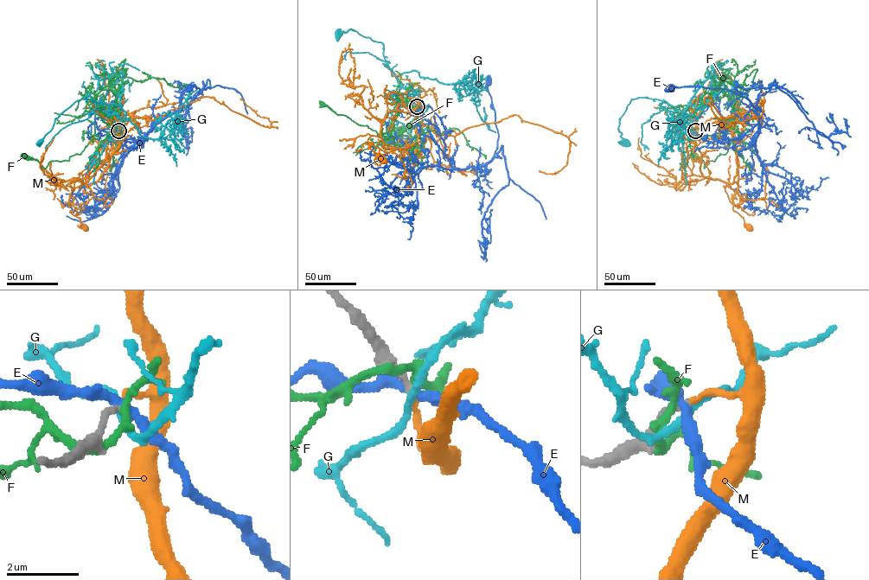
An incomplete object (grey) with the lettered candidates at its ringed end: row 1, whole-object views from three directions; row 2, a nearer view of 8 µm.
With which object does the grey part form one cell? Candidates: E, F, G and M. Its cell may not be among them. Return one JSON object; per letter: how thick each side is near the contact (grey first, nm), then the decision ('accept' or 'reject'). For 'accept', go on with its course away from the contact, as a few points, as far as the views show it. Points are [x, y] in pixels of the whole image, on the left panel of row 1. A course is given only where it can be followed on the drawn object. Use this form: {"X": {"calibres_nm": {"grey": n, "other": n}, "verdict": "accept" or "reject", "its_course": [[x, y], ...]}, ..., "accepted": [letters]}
{"E": {"calibres_nm": {"grey": 170, "other": 220}, "verdict": "reject"}, "F": {"calibres_nm": {"grey": 180, "other": 220}, "verdict": "reject"}, "G": {"calibres_nm": {"grey": 170, "other": 180}, "verdict": "reject"}, "M": {"calibres_nm": {"grey": 150, "other": 160}, "verdict": "accept", "its_course": [[118, 130], [119, 144], [113, 154], [83, 179], [69, 196], [68, 202], [74, 207], [70, 212], [86, 227]]}, "accepted": ["M"]}

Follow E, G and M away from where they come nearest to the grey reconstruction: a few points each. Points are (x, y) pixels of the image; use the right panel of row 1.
E: (695, 130), (703, 140), (727, 142), (744, 135), (757, 124), (756, 109), (744, 97), (724, 89), (670, 87)
G: (695, 130), (689, 117), (666, 102), (638, 97), (631, 98), (619, 118), (618, 130), (623, 142)
M: (695, 130), (694, 144), (700, 154), (701, 175), (725, 183), (725, 191), (732, 209), (750, 227)

